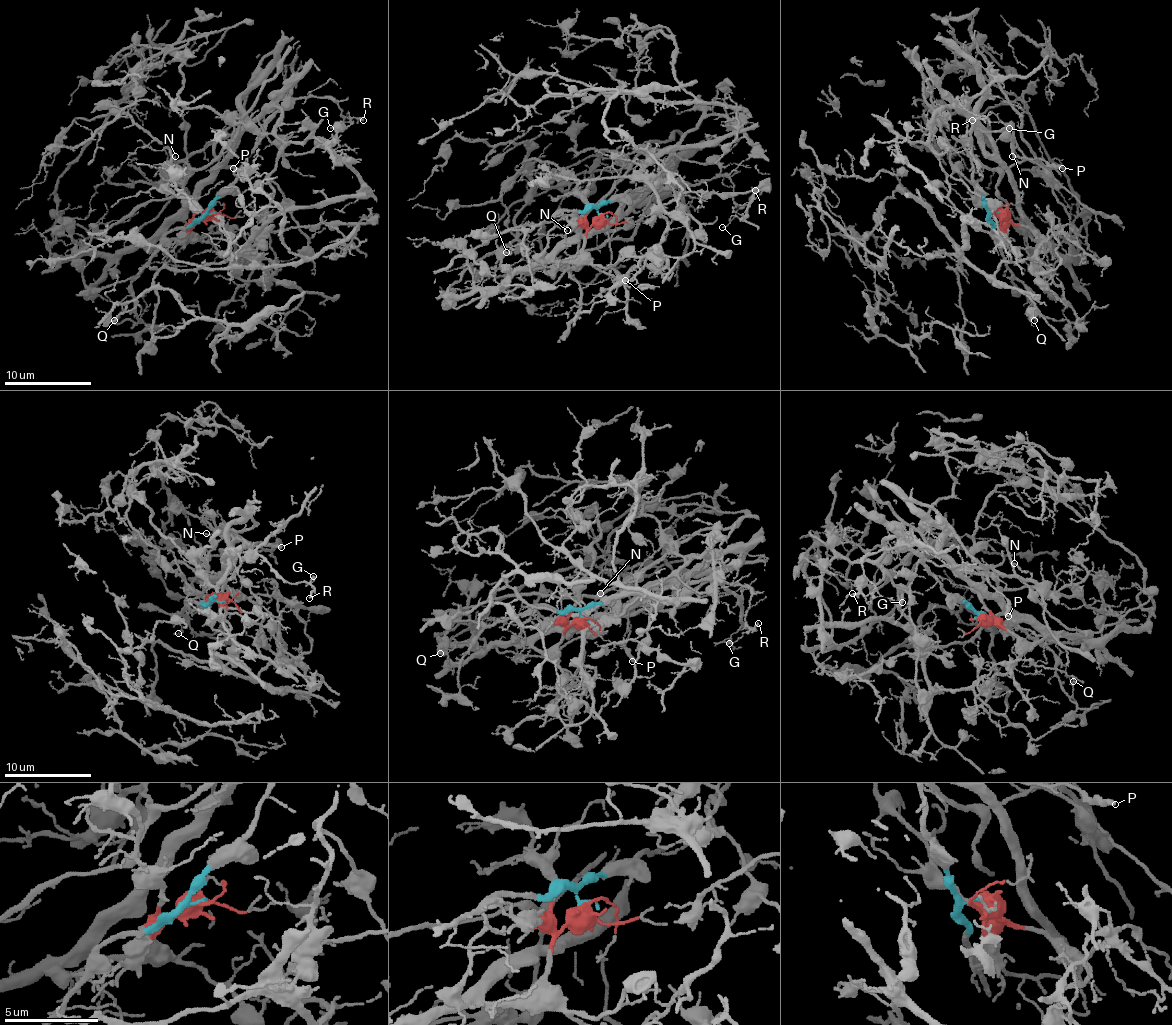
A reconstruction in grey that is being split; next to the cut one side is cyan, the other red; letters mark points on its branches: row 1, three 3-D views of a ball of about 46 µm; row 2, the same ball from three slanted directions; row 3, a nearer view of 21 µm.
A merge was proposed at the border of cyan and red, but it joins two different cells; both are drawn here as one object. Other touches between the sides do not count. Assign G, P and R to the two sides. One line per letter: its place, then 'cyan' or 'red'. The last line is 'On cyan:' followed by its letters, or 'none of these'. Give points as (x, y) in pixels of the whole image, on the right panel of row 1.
G: (1009, 128) | cyan
P: (1062, 168) | cyan
R: (972, 120) | cyan
On cyan: G, P, R

